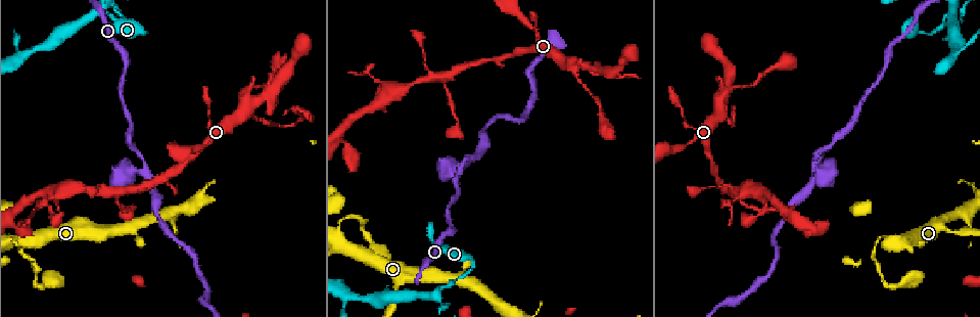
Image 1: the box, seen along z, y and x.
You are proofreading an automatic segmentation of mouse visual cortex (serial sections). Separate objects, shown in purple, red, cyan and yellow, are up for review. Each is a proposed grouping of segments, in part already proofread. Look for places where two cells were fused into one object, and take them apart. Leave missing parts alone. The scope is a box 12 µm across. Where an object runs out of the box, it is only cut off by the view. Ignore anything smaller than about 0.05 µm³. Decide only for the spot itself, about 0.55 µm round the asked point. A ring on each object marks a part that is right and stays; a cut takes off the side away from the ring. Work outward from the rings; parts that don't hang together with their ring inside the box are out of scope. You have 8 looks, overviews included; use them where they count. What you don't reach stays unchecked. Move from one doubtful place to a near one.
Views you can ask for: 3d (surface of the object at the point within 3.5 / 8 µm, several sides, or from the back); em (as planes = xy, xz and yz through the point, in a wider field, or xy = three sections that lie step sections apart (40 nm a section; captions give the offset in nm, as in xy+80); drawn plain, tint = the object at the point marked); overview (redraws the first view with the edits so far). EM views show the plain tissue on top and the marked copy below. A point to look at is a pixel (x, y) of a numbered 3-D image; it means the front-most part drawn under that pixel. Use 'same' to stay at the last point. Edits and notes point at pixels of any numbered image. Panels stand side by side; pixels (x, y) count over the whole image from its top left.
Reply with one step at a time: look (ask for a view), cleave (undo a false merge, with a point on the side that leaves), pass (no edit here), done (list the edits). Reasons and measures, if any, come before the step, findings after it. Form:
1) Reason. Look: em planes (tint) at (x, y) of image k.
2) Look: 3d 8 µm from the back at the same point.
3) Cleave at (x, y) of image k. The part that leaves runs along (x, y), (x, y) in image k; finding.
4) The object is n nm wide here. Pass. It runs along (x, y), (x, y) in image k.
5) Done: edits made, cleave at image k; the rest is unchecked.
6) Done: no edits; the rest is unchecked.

Narrows sharply. Look: 3d 3.5 µm at (401, 89) of image 1.

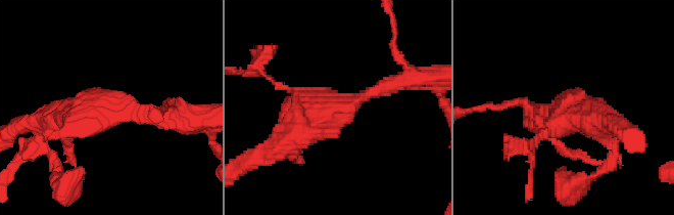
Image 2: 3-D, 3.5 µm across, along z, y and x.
Need the tissue. Look: em xy step 3 (tint) at (334, 108) of image 2.

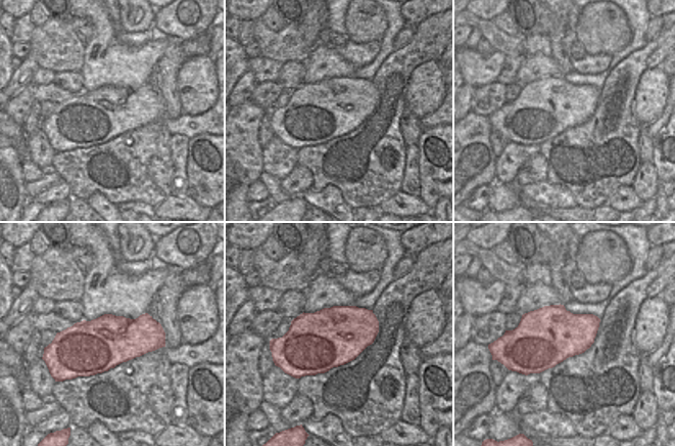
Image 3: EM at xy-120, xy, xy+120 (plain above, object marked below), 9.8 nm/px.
Pass. It runs along (378, 89), (319, 115), (261, 155) in image 2; all the same cell.

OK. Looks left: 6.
Abrupt turn. Look: 3d 3.5 µm at (471, 158) of image 1.

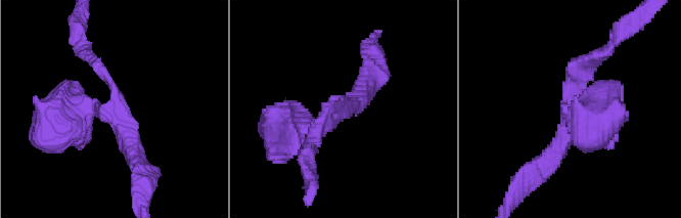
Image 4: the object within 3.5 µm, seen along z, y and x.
3 arms meet here; the arms are 200, 300, 400 nm wide. Look: em xy step 2 (tint) at (570, 103) of image 4.

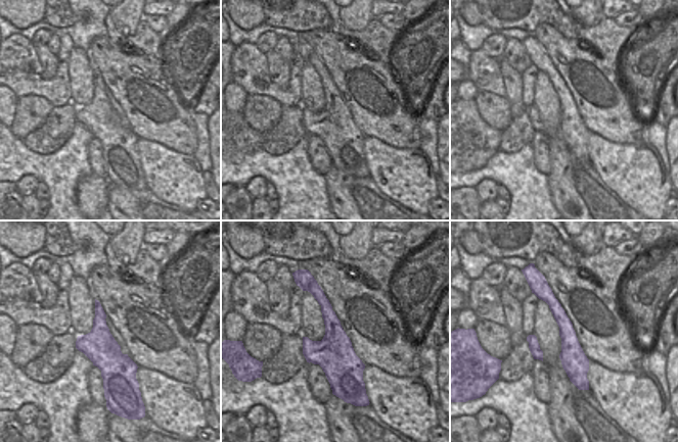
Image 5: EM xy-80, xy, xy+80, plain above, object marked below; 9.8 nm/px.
Look: em planes (tint) at the same point.

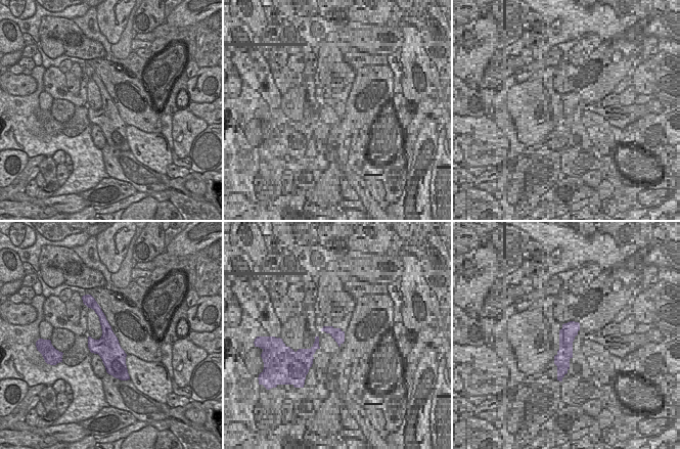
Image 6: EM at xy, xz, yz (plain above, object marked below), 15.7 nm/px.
Cleave at (106, 119) of image 4. The part that leaves runs along (110, 86), (110, 112), (57, 118) in image 4; a second cell is stuck on.

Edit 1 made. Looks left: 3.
Thin neck. Look: 3d 8 µm at (875, 247) of image 1.

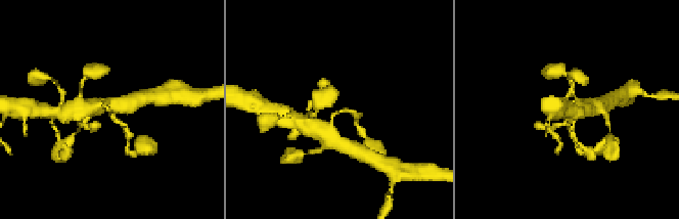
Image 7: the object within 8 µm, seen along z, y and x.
Look: 3d 3.5 µm at (110, 112) of image 7.

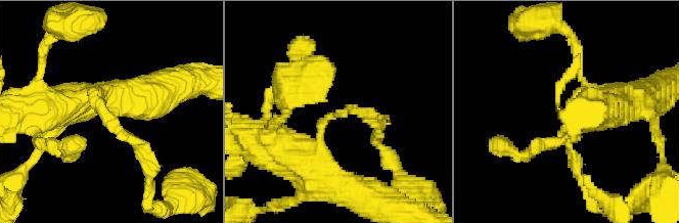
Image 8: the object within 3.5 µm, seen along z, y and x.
Pass. It runs along (88, 95), (148, 162) in image 8; one cell here.

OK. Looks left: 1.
Done: edits made, cleave at image 4; the rest is unchecked.

